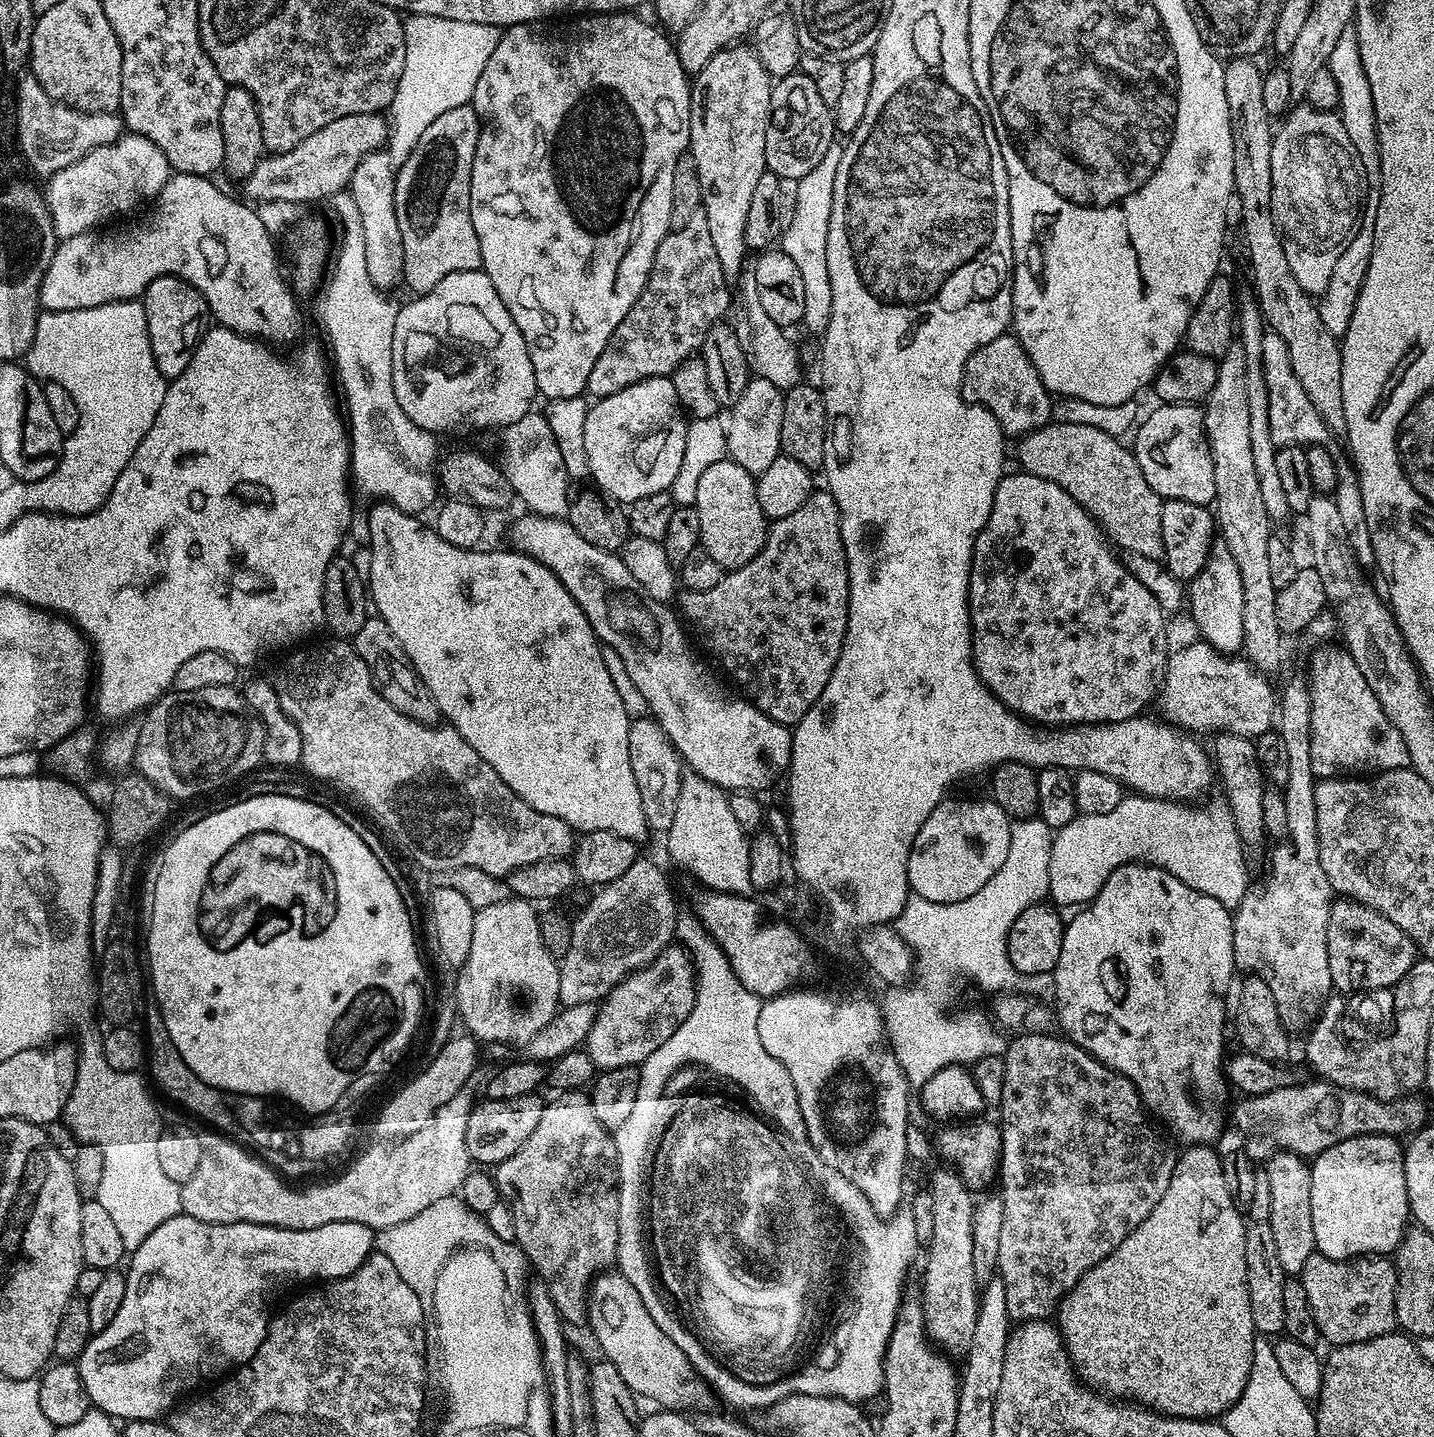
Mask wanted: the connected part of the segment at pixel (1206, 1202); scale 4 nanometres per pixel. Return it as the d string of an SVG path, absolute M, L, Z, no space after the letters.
M1188 1146L1183 1149L1184 1153L1181 1151L1177 1155L1174 1174L1170 1174L1170 1186L1166 1186L1166 1194L1162 1194L1158 1206L1150 1210L1148 1217L1134 1231L1122 1238L1122 1242L1109 1256L1102 1258L1102 1262L1082 1274L1079 1282L1060 1301L1054 1316L1060 1336L1064 1340L1064 1349L1068 1352L1076 1375L1083 1383L1109 1397L1159 1412L1162 1416L1175 1416L1178 1420L1220 1418L1238 1402L1239 1396L1246 1389L1254 1344L1258 1339L1254 1318L1250 1318L1250 1294L1246 1282L1246 1220L1240 1217L1243 1216L1241 1209L1234 1206L1230 1190L1226 1190L1222 1156L1214 1149L1212 1146Z

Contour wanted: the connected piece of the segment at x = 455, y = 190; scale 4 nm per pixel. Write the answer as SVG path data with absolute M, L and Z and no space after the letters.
M471 103L454 106L454 110L446 110L446 114L434 118L434 122L430 122L430 126L426 126L426 131L422 133L422 138L418 138L418 146L414 146L410 158L406 158L406 162L399 165L396 173L396 213L398 214L398 230L402 230L402 254L404 255L404 279L402 284L405 289L408 287L412 294L423 294L434 290L434 286L438 286L438 282L442 282L442 278L446 278L446 274L475 272L482 265L482 250L478 242L478 234L474 234L474 222L470 222L470 178L472 177L474 154L476 153L479 137L480 119L476 111L473 110Z

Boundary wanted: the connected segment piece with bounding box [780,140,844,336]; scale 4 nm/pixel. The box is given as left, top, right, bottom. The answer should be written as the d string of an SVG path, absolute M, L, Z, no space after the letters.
M834 140L818 166L795 183L794 214L780 239L781 251L792 258L794 266L801 271L802 286L805 287L805 309L801 325L816 336L823 335L829 325L830 306L833 305L830 276L826 267L826 236L829 233L830 208L833 206L834 179L843 153L844 144Z

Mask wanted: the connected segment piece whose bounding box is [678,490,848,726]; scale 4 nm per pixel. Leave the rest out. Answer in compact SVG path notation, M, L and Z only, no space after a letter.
M814 490L794 510L794 514L786 514L786 518L771 521L768 529L768 543L764 549L758 553L753 560L746 562L740 568L725 571L724 577L711 590L701 592L681 591L678 596L680 600L679 615L690 627L696 631L698 639L704 643L704 648L744 687L743 695L749 701L754 702L754 707L759 710L761 716L774 718L776 724L794 726L810 710L810 706L822 694L826 682L830 682L830 674L840 657L840 651L844 645L844 635L846 634L846 622L848 621L848 563L846 562L846 550L842 542L842 530L840 529L840 511L834 502L834 498L826 490Z

